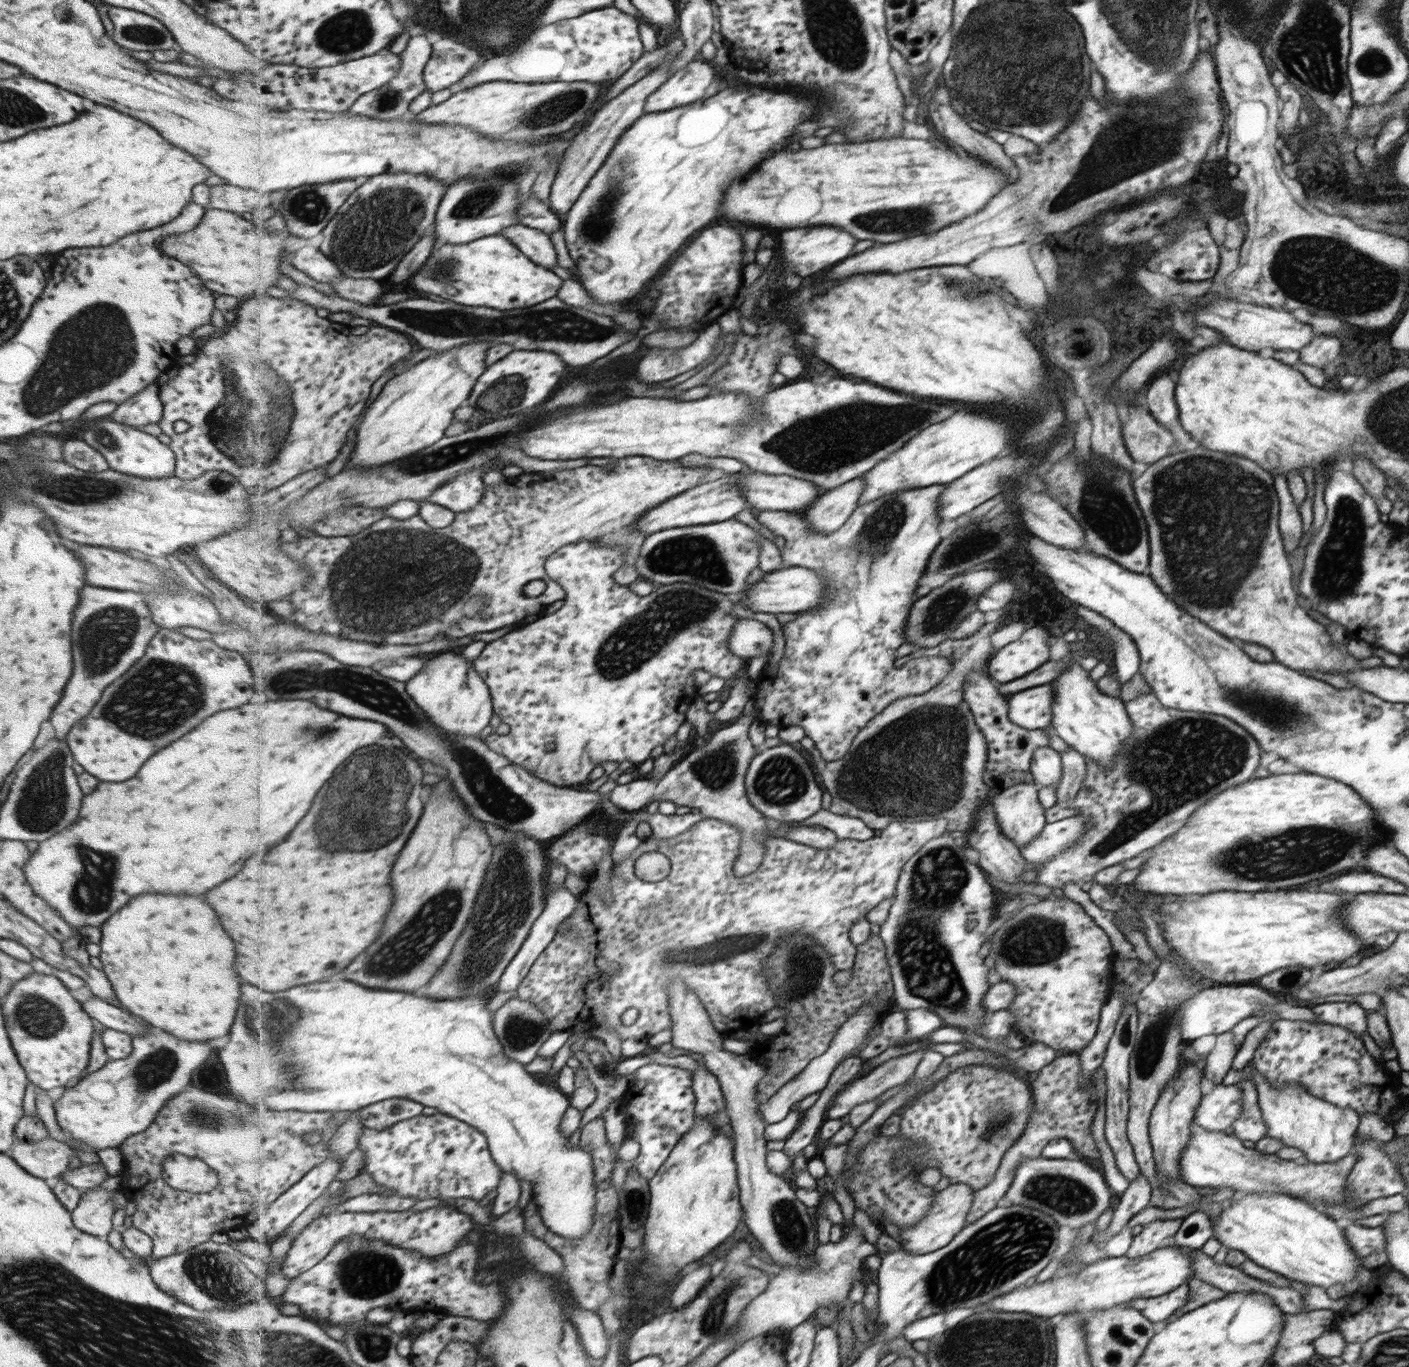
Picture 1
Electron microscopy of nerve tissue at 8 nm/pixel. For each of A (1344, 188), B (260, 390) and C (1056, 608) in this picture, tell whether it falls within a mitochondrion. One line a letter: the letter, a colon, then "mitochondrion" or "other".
A: other
B: mitochondrion
C: other

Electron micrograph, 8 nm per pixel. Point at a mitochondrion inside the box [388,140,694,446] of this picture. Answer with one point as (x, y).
(592, 231)

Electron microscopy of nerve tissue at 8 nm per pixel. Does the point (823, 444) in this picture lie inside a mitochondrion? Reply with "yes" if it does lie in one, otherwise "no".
yes

